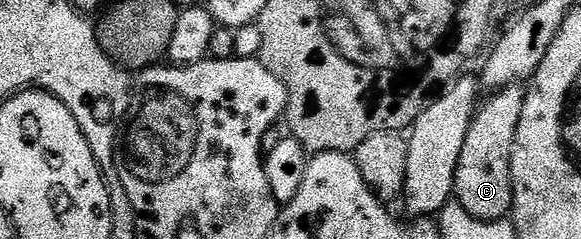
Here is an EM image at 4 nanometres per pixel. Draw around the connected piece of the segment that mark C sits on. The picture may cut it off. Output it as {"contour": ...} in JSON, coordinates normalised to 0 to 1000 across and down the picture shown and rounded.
{"contour":[[[866,368],[842,410],[845,418],[836,439],[831,431],[816,473],[785,695],[780,816],[814,916],[869,921],[885,866],[885,782],[878,724],[881,628],[888,594],[888,544],[895,527],[895,477],[902,477],[905,368]]]}

